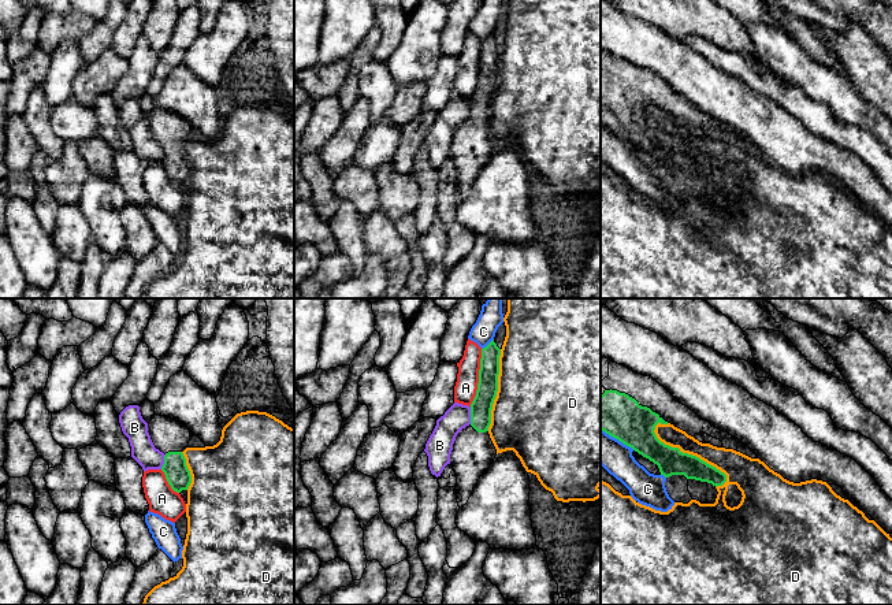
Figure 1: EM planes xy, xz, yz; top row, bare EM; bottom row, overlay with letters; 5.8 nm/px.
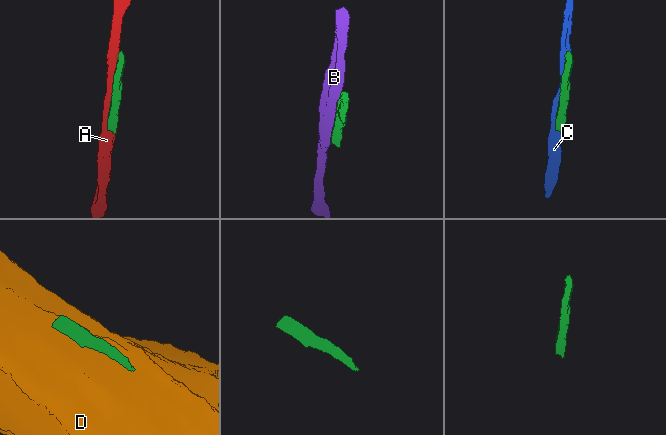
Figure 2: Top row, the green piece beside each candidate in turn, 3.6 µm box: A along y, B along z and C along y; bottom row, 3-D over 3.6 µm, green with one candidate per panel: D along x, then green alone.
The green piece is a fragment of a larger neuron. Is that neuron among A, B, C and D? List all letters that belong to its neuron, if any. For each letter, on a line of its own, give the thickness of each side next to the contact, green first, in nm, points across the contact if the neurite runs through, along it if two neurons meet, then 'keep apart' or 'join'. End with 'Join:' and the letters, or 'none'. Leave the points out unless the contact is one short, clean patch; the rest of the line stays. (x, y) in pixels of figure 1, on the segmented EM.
A: calibres 130 and 130 nm; keep apart
B: calibres 130 and 150 nm; keep apart
C: calibres 120 and 140 nm; keep apart
D: calibres 160 and 140 nm; keep apart
Join: none

